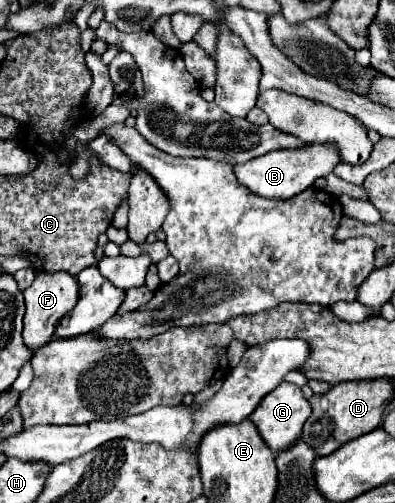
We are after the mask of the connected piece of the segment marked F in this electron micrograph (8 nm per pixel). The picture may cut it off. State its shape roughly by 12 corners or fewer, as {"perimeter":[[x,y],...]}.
{"perimeter":[[41,271],[23,291],[23,341],[53,341],[59,319],[77,305],[77,279]]}

